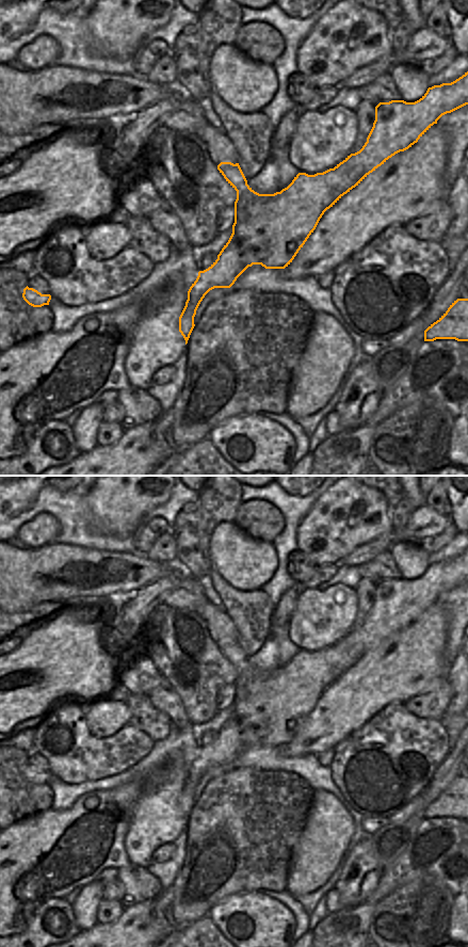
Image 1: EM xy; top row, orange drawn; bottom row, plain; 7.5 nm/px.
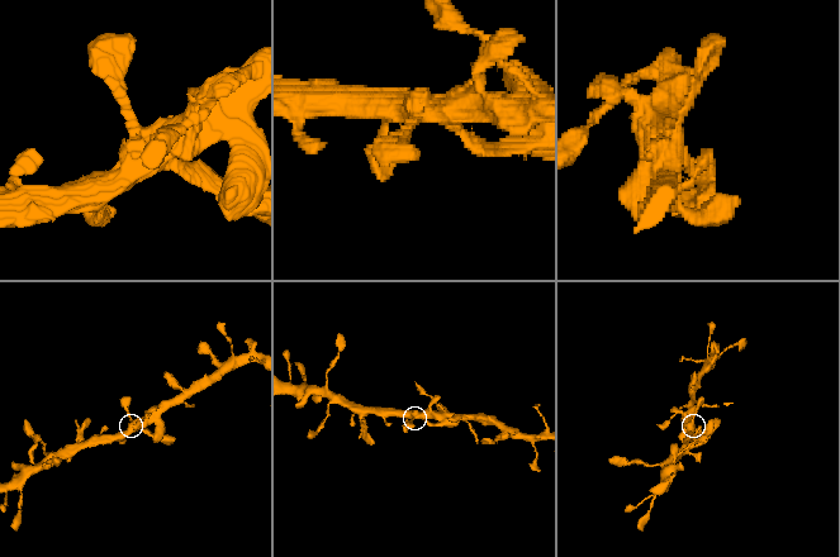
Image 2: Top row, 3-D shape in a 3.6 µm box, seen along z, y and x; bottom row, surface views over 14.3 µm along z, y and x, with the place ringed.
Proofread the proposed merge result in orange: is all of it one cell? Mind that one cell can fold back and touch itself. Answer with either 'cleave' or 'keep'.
keep

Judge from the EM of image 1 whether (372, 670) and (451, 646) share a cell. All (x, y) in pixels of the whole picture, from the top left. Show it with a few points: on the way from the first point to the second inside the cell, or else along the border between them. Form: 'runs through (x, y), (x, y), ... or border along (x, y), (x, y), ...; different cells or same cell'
border along (448, 624), (444, 649), (445, 674); different cells

